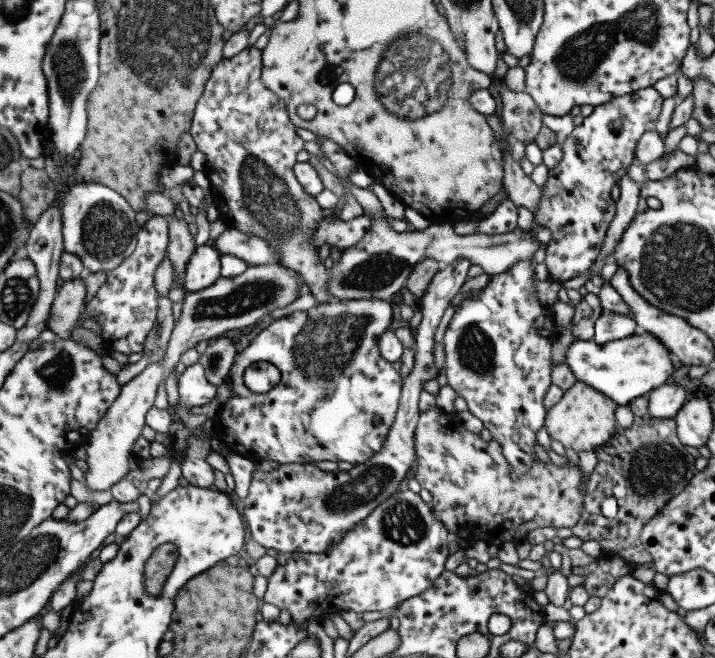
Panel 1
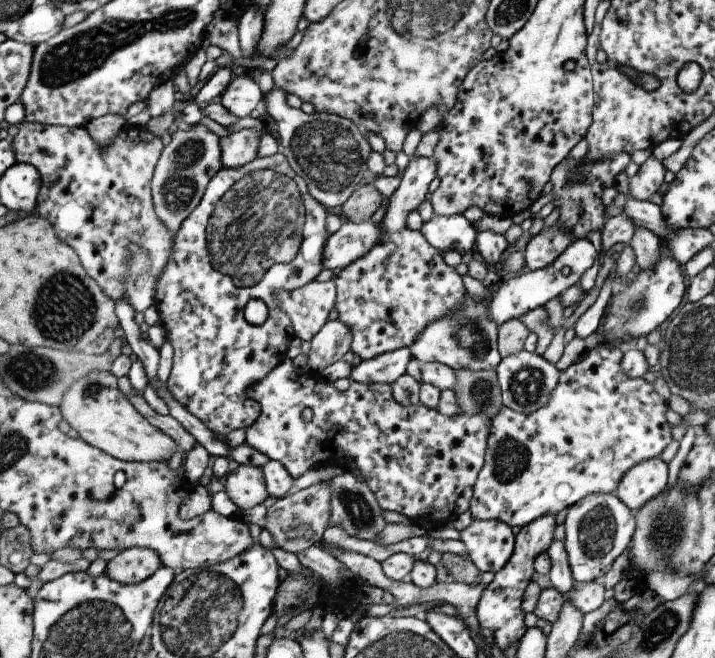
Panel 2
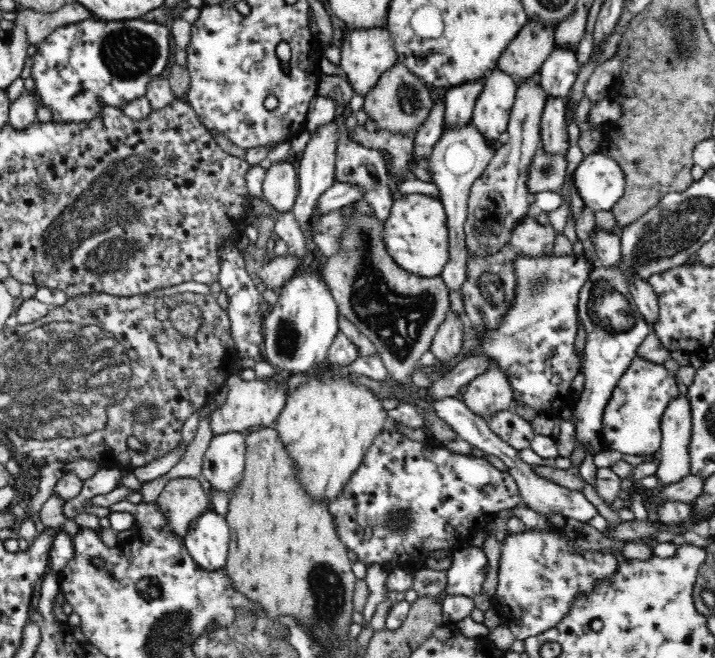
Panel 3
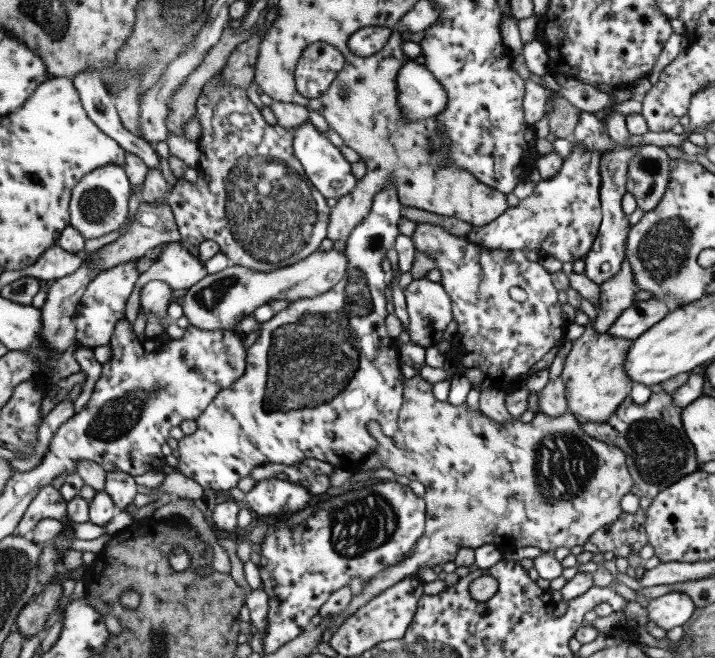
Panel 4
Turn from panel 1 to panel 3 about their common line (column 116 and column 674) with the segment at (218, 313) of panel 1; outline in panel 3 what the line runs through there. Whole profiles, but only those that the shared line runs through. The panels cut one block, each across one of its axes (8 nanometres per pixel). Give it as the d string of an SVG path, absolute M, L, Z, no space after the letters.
M680 394L670 399L660 419L662 457L656 475L661 484L677 483L690 474L691 420L689 397Z

